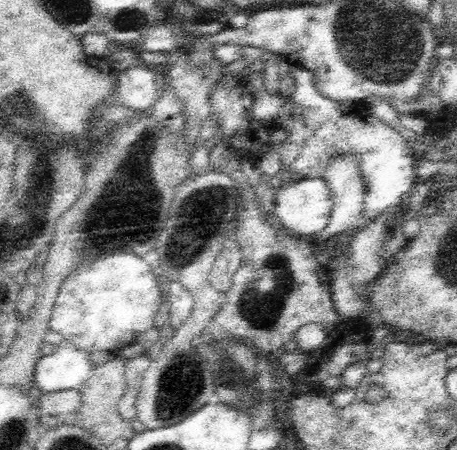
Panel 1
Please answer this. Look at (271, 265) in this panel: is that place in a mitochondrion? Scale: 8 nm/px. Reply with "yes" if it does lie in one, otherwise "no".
yes

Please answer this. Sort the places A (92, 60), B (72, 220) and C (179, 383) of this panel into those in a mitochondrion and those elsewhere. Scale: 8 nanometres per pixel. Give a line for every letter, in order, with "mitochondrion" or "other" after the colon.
A: other
B: other
C: mitochondrion

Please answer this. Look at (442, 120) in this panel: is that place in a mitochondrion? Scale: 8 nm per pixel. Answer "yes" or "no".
no

